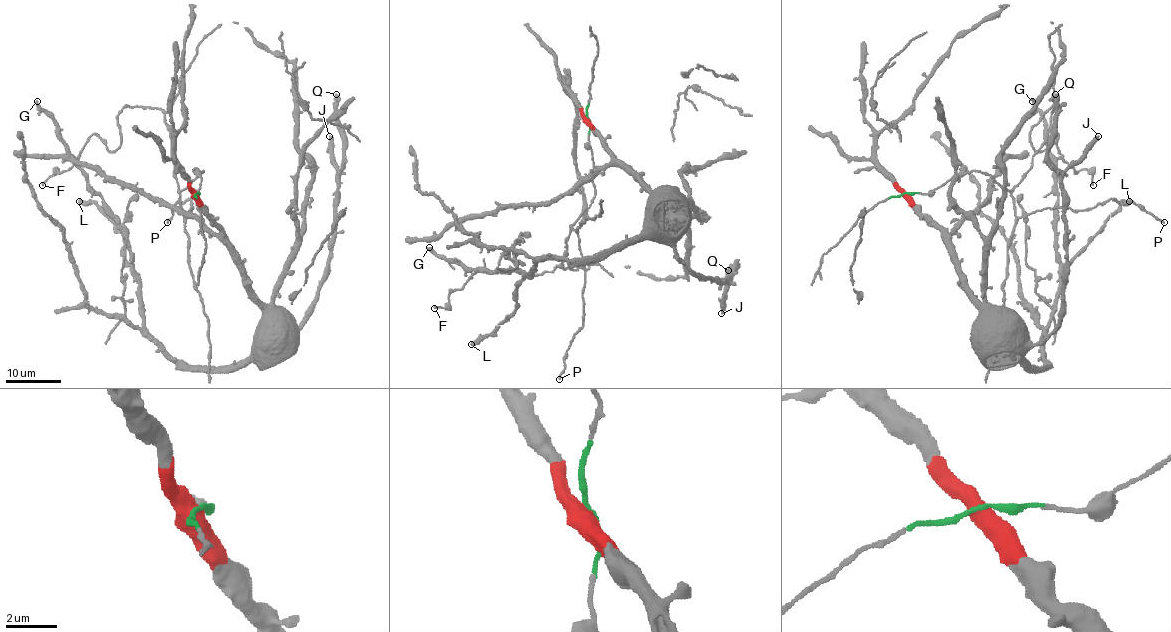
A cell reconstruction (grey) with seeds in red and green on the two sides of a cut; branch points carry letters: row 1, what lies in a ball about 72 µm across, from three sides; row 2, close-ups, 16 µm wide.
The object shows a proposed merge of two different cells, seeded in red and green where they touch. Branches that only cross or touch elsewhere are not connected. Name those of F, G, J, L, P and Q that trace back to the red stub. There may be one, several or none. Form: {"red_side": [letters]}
{"red_side": ["G", "J", "L", "Q"]}

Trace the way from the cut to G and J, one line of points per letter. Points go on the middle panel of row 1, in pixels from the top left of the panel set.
G: (587, 119), (613, 155), (655, 197), (638, 237), (585, 258), (540, 259), (530, 275), (469, 271), (429, 247)
J: (587, 119), (658, 200), (662, 237), (676, 254), (698, 276), (728, 276), (722, 314)

